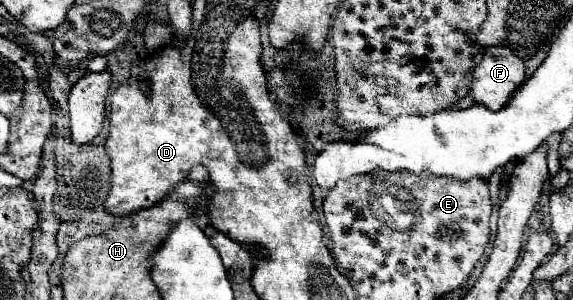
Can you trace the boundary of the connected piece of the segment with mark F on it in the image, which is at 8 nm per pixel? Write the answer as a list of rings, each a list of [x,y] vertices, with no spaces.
[[[486,47],[482,61],[470,75],[472,99],[496,111],[506,105],[506,99],[524,81],[526,67],[508,47]]]

